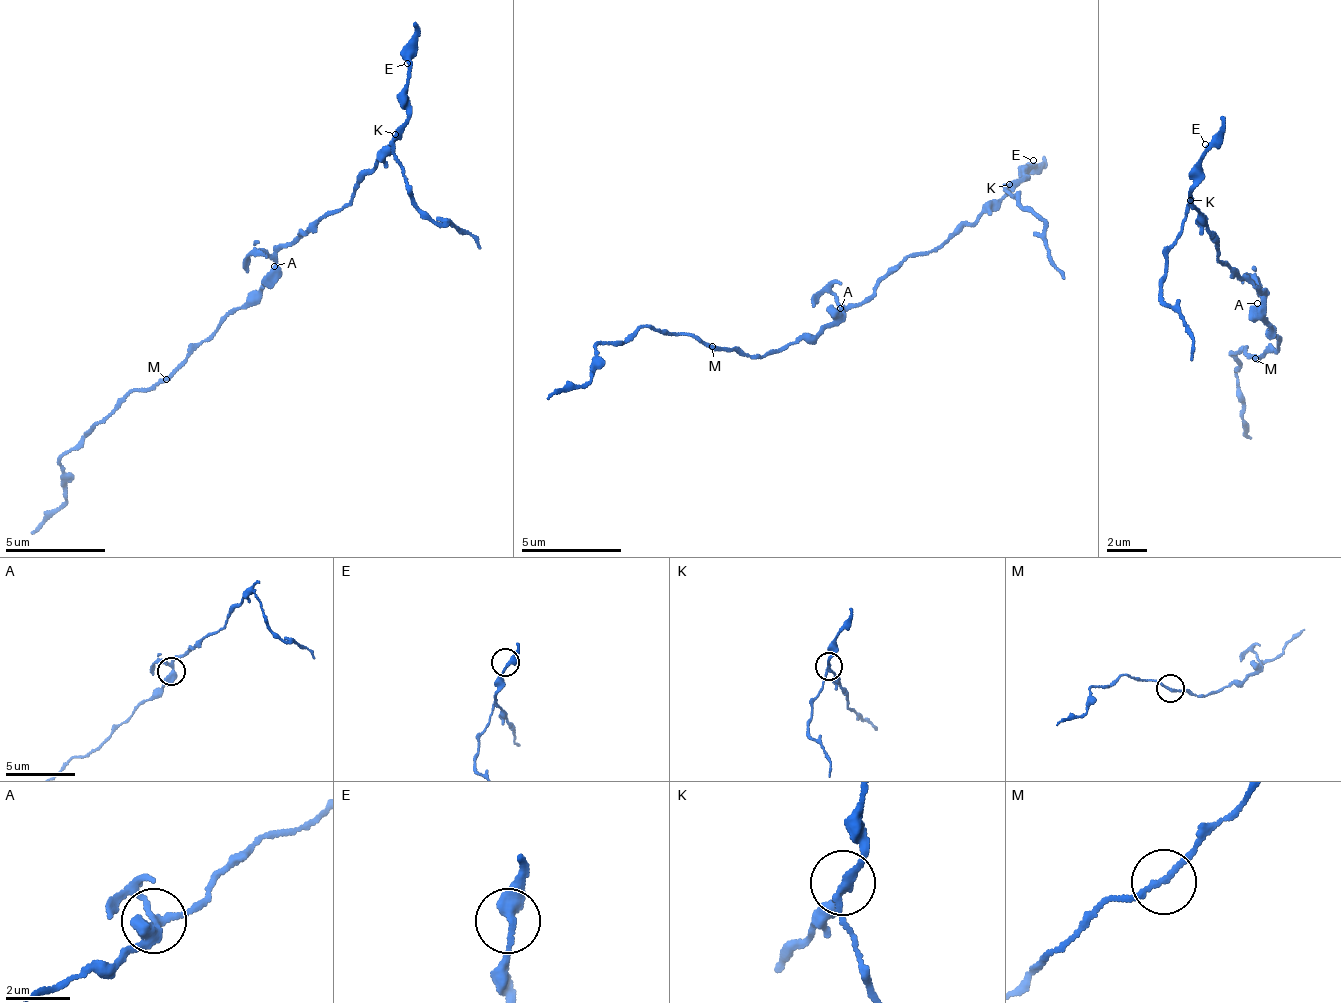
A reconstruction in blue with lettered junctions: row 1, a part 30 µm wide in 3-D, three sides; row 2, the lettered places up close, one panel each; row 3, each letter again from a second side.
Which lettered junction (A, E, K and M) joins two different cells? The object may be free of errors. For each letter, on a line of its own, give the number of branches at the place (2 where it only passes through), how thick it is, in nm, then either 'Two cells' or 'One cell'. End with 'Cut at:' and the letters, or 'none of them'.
A: Branches: 3. Thickness 320 nm. One cell
E: Branches: 2. Thickness 320 nm. One cell
K: Branches: 3. Thickness 190 nm. Two cells
M: Branches: 2. Thickness 160 nm. One cell
Cut at: K

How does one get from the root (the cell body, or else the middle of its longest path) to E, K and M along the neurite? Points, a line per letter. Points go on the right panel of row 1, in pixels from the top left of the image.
E: (1267, 304), (1252, 278), (1217, 257), (1206, 217), (1192, 205), (1195, 164), (1205, 144)
K: (1267, 304), (1267, 296), (1252, 278), (1217, 257), (1215, 237), (1206, 230), (1206, 217), (1192, 201)
M: (1267, 304), (1267, 322), (1280, 347), (1254, 357)

